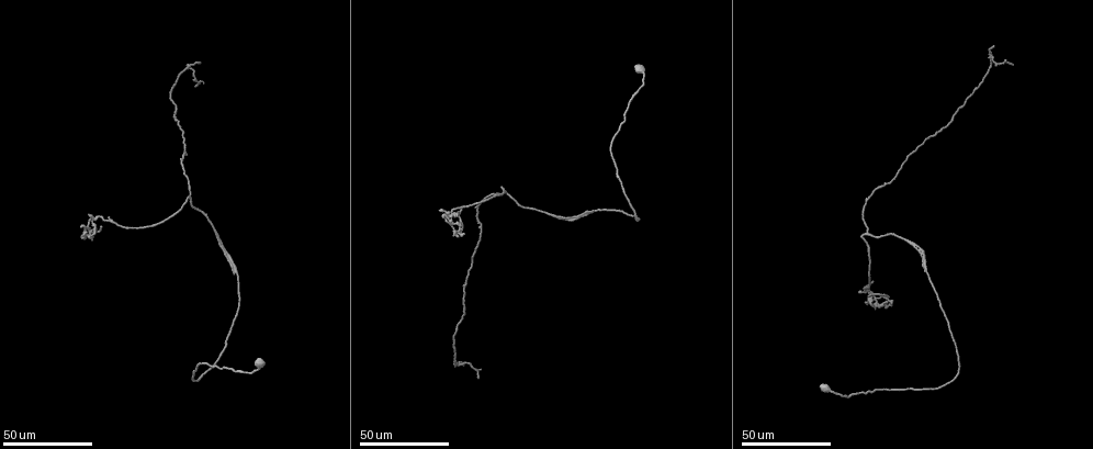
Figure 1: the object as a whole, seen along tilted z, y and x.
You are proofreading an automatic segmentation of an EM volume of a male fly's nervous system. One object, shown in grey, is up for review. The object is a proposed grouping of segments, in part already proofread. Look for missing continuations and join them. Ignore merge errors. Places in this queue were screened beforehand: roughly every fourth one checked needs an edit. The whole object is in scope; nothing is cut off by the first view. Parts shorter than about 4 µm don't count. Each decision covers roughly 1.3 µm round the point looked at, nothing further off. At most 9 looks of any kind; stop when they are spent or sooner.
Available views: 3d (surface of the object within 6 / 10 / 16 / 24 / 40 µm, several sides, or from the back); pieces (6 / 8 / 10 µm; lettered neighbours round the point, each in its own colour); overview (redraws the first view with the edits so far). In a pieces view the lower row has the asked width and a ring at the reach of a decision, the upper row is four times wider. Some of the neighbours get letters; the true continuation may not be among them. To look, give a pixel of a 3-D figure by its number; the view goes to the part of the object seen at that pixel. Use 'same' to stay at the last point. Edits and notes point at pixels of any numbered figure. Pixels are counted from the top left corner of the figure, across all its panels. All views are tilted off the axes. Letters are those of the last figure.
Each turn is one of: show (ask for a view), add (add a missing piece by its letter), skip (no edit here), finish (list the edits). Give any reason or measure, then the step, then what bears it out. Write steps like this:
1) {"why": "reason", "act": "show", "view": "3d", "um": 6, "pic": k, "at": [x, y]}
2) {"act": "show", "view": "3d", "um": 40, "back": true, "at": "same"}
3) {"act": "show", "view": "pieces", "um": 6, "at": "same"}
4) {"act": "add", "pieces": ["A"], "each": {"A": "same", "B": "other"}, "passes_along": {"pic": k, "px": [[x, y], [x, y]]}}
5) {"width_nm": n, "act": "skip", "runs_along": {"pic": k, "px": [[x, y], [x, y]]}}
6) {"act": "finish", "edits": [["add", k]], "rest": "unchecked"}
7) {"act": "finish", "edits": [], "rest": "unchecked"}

{"act": "show", "view": "3d", "um": 24, "pic": 1, "at": [102, 226]}

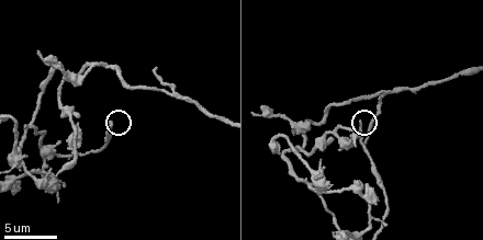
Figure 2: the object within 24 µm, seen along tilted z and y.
{"act": "show", "view": "pieces", "um": 8, "pic": 2, "at": [361, 122]}

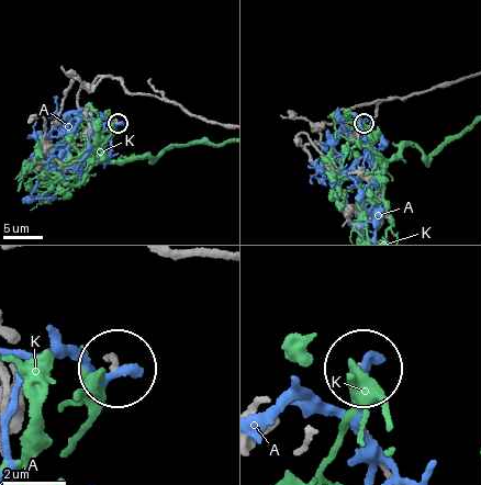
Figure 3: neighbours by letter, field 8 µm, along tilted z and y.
{"act": "skip", "each": {"A": "other", "K": "other"}, "found": "no lettered piece goes on from it"}

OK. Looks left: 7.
{"why": "an open end", "act": "show", "view": "pieces", "um": 6, "pic": 2, "at": [385, 224]}

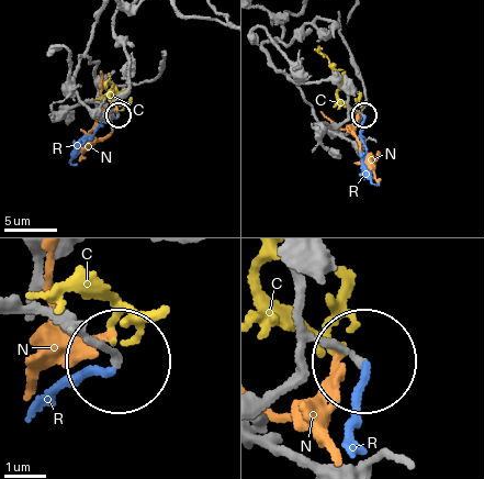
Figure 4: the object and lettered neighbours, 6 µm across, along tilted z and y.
{"act": "skip", "each": {"C": "other", "N": "other", "R": "other"}, "runs_along": {"pic": 4, "px": [[285, 256], [316, 334], [361, 355]]}, "found": "none of them fits"}

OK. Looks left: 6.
{"why": "an open end", "act": "show", "view": "pieces", "um": 10, "pic": 2, "at": [155, 70]}

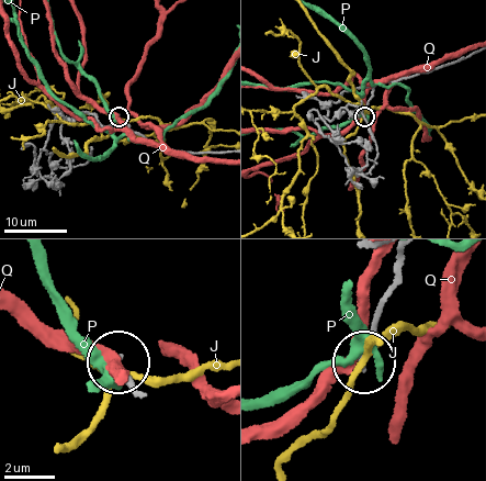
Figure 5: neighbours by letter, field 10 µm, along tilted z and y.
{"act": "skip", "each": {"J": "other", "P": "other", "Q": "other"}, "found": "none of them fits"}

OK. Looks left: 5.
{"why": "long arm stops here", "act": "show", "view": "3d", "um": 24, "pic": 1, "at": [478, 377]}

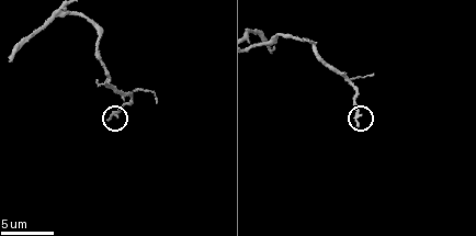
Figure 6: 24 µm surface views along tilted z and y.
{"act": "show", "view": "pieces", "um": 8, "pic": 6, "at": [107, 122]}

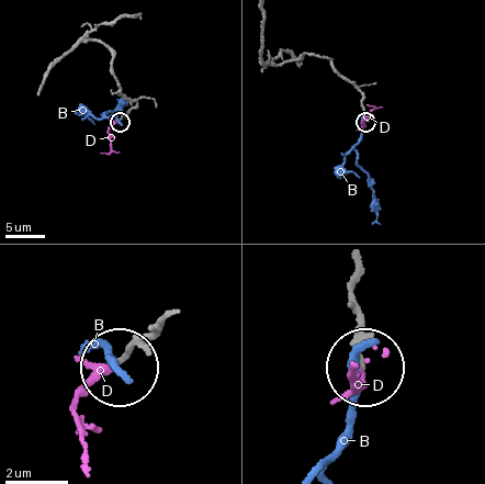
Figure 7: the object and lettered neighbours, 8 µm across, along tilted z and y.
{"act": "add", "pieces": ["D"], "each": {"B": "other", "D": "same"}, "passes_along": {"pic": 7, "px": [[164, 322], [76, 400], [86, 457]]}, "found": "it goes on there"}

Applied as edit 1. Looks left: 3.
{"act": "finish", "edits": [["add", 7]], "rest": "unchecked"}

